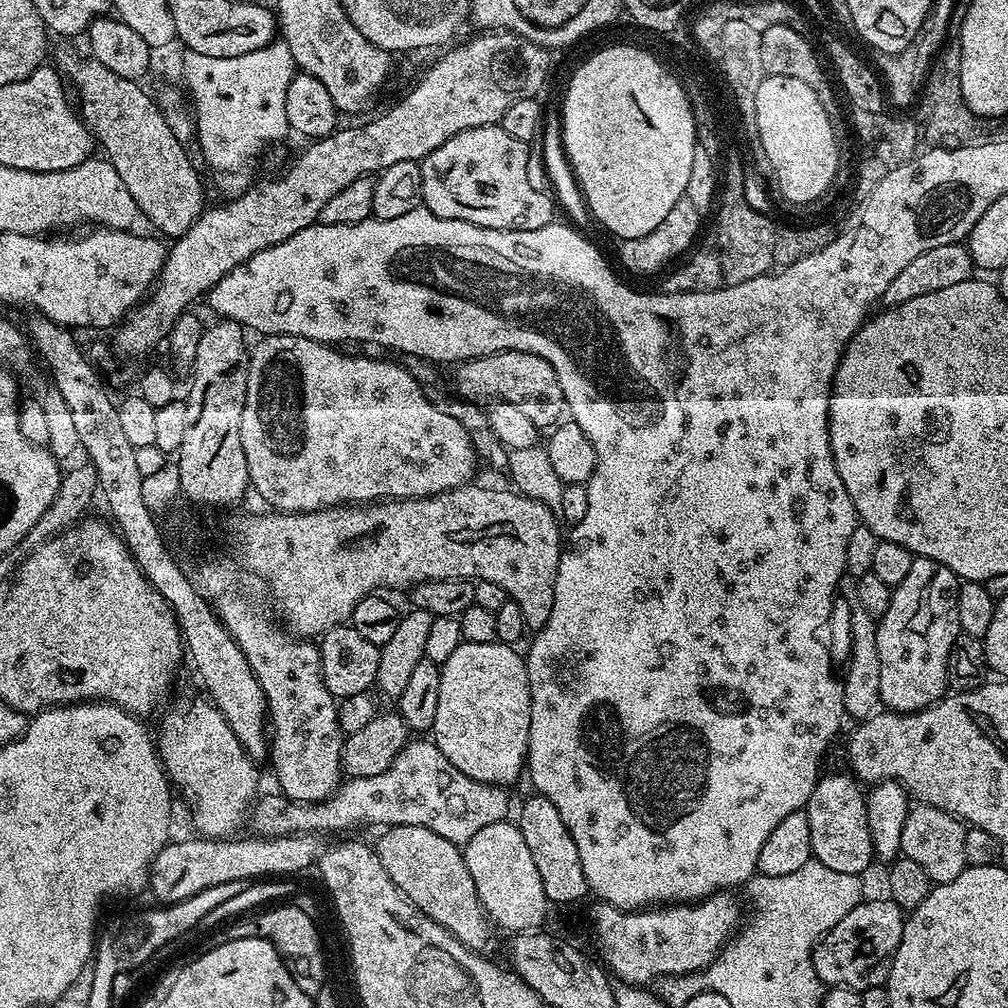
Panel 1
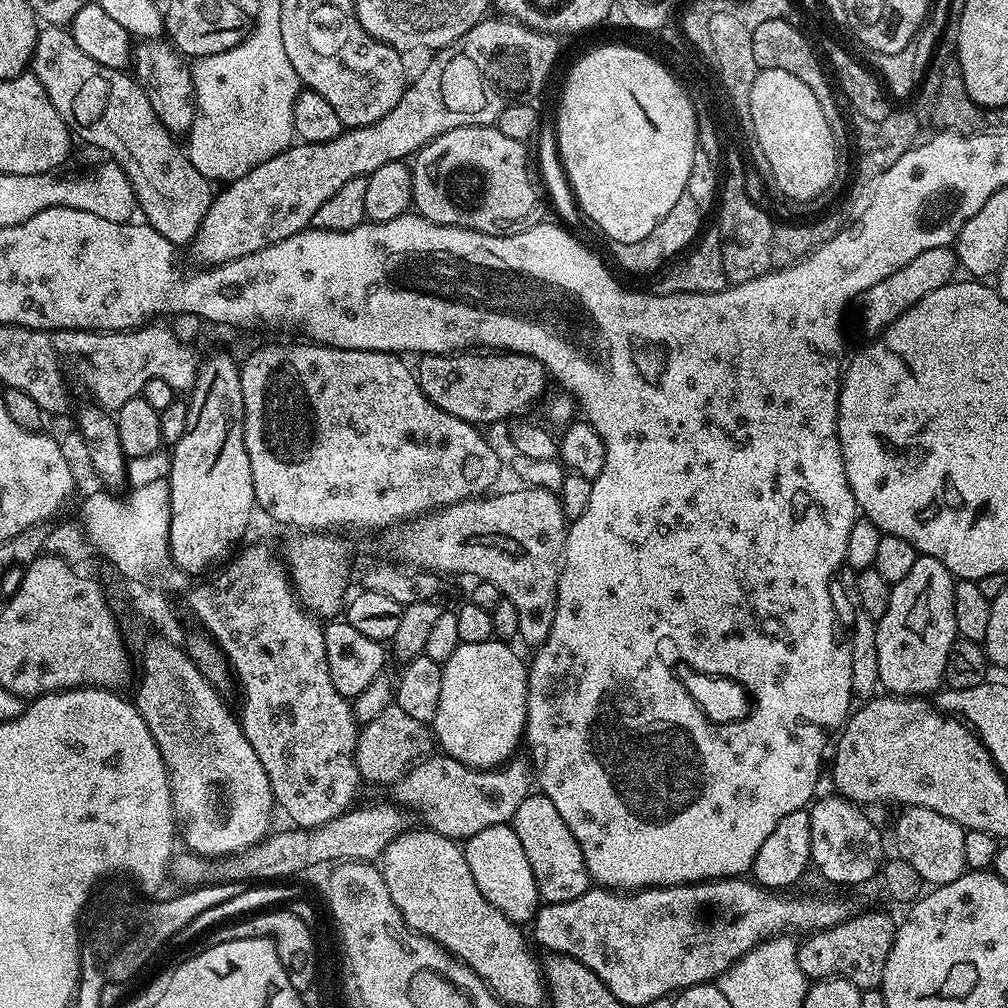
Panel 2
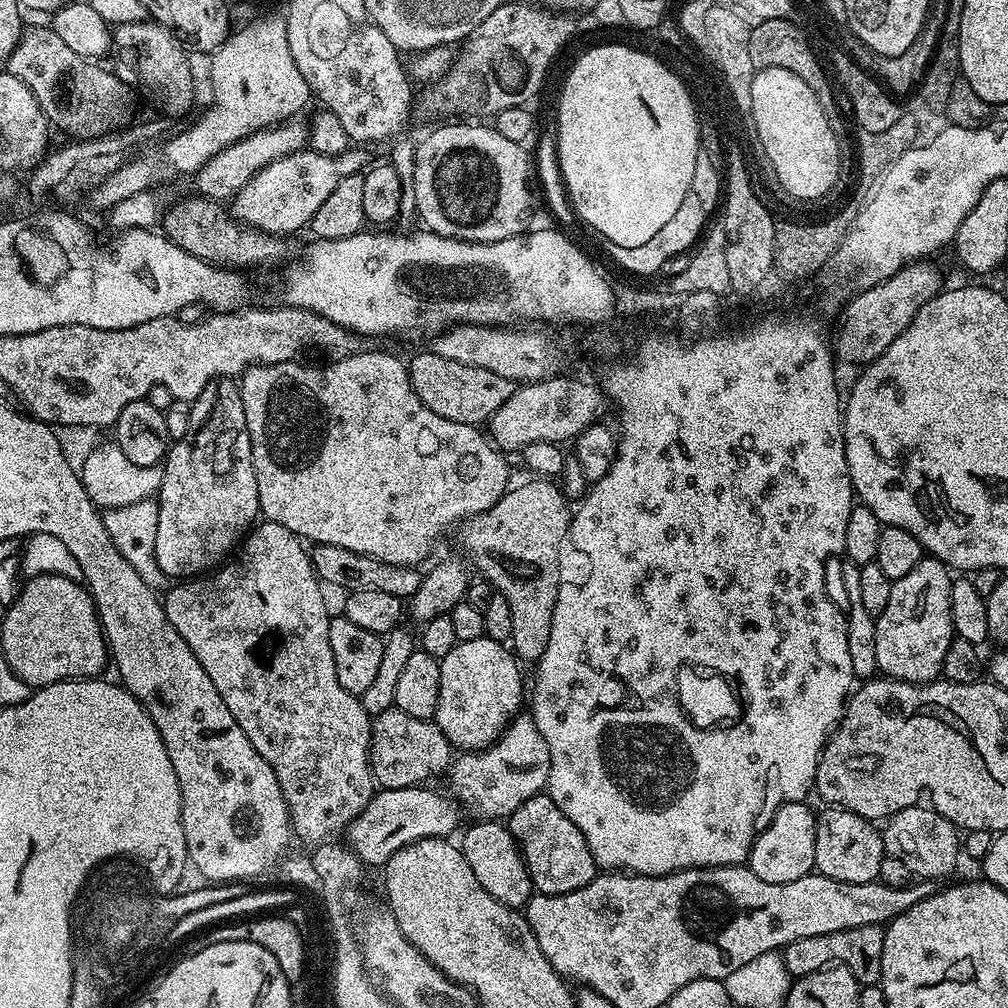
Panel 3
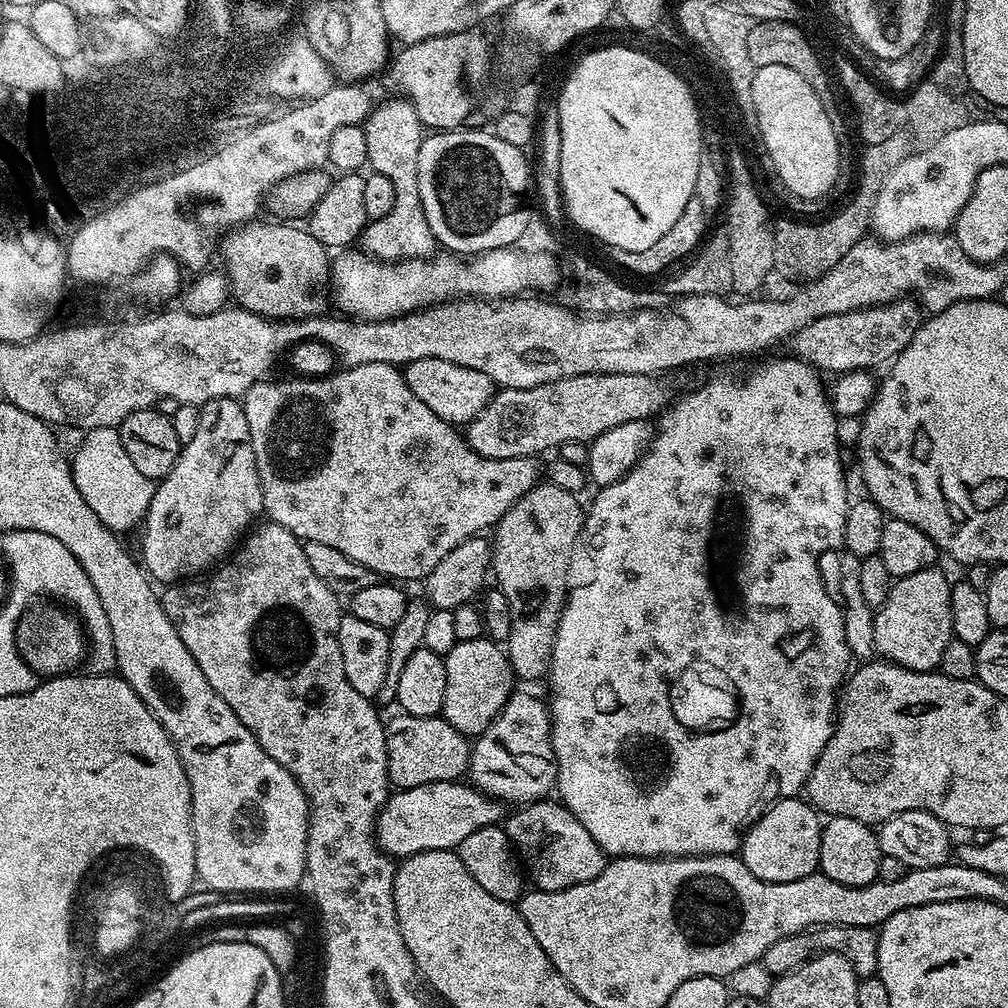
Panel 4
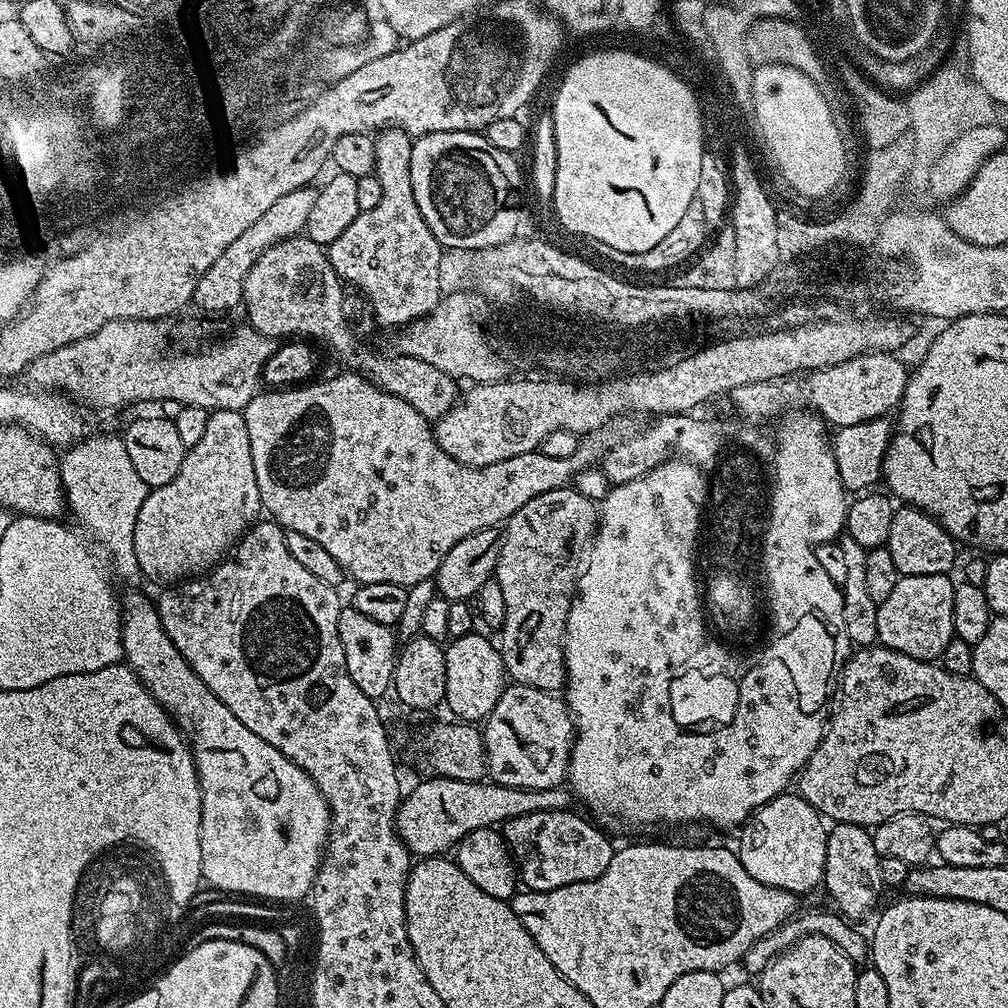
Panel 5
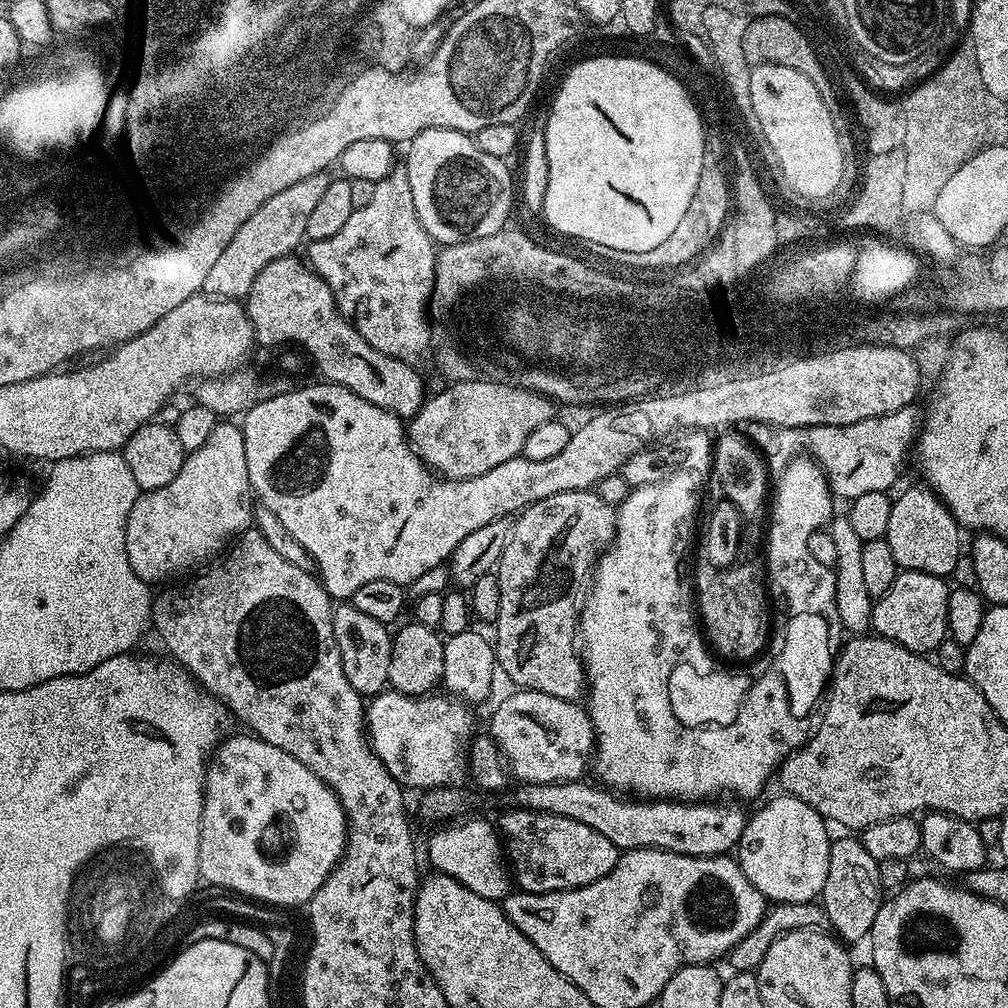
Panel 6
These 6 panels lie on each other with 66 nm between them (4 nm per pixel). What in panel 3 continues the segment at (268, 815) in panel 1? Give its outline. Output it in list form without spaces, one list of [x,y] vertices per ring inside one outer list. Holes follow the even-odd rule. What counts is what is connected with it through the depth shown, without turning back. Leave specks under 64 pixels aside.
[[[518,714],[490,747],[478,752],[465,751],[453,759],[446,773],[449,788],[447,791],[461,809],[467,815],[469,812],[470,815],[476,816],[472,818],[477,821],[494,820],[500,822],[511,816],[514,810],[518,810],[518,806],[522,806],[522,802],[541,795],[547,789],[551,765],[550,750],[546,746],[546,738],[542,738],[531,715]]]

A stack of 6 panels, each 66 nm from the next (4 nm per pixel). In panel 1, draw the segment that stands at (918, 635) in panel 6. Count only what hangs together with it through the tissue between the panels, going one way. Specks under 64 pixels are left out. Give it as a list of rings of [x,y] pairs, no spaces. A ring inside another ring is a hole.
[[[915,557],[910,566],[910,574],[892,589],[890,610],[876,625],[876,645],[878,662],[882,662],[882,686],[880,702],[885,709],[894,712],[920,712],[930,705],[943,700],[949,691],[946,674],[946,658],[950,658],[950,646],[954,646],[960,635],[958,622],[958,590],[961,581],[942,562],[930,558]]]

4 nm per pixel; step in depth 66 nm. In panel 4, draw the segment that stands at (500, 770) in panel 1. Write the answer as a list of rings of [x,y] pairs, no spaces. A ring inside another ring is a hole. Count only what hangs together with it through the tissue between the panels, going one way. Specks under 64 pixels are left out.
[[[487,638],[479,640],[462,640],[444,657],[446,666],[446,698],[444,699],[444,719],[464,736],[475,738],[490,726],[490,722],[504,709],[504,704],[514,691],[514,673],[508,662],[508,653],[497,641]]]

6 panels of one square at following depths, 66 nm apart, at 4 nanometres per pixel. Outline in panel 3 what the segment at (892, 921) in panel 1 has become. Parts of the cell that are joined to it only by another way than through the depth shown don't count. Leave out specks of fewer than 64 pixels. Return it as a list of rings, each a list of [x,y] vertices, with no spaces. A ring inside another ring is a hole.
[[[879,924],[858,926],[854,930],[842,930],[834,934],[818,934],[814,938],[798,938],[798,942],[790,942],[782,950],[784,968],[789,977],[799,978],[823,968],[843,966],[850,970],[850,974],[854,974],[857,984],[874,984],[880,979],[883,945],[884,928]]]

